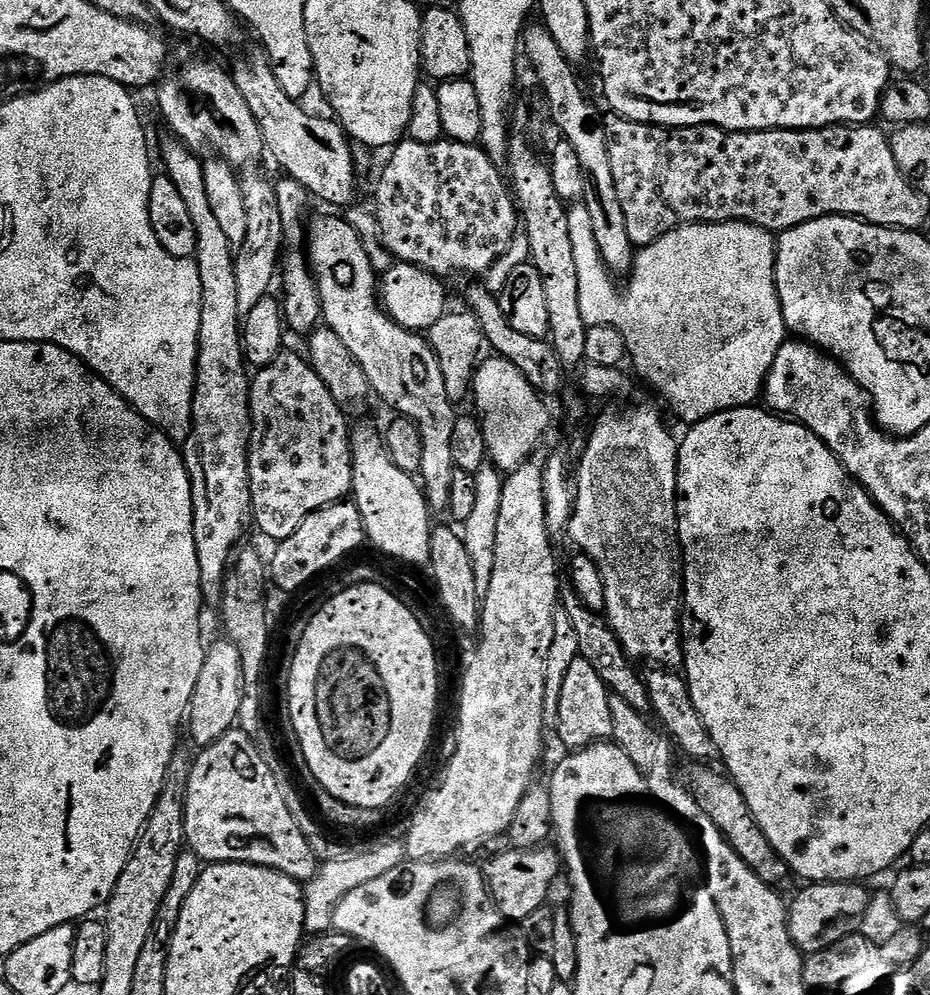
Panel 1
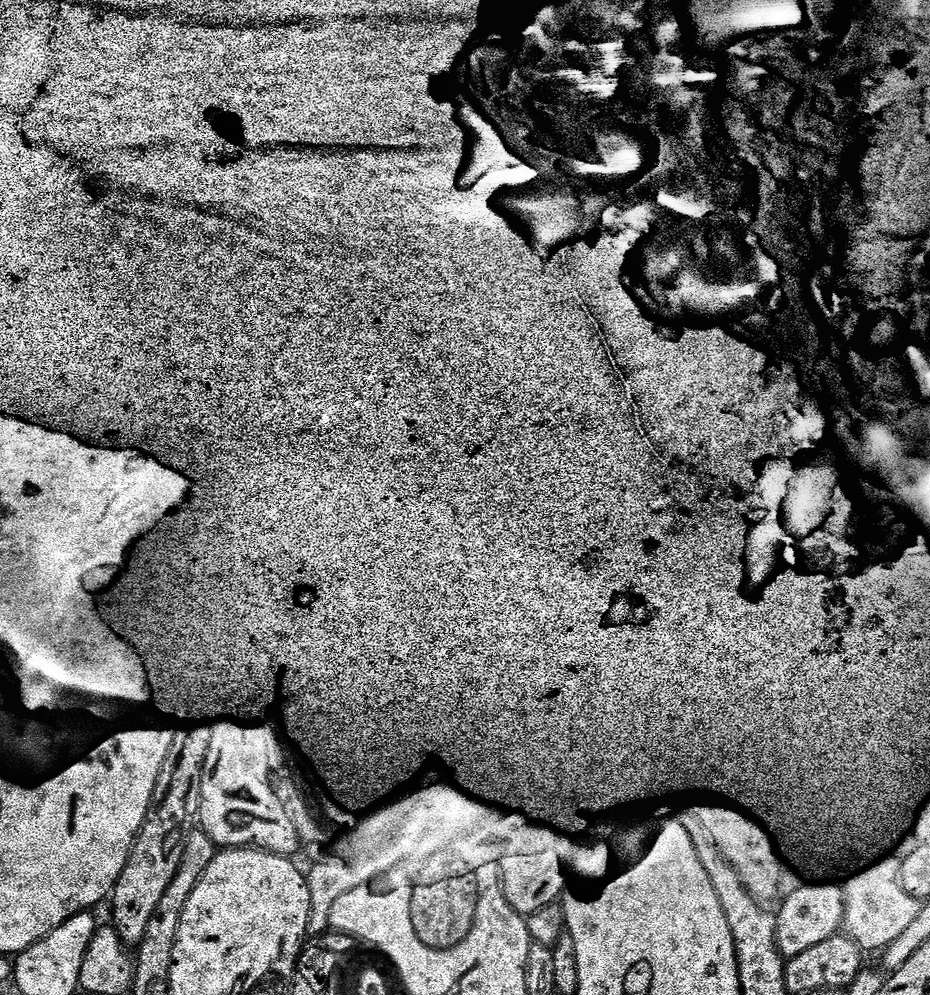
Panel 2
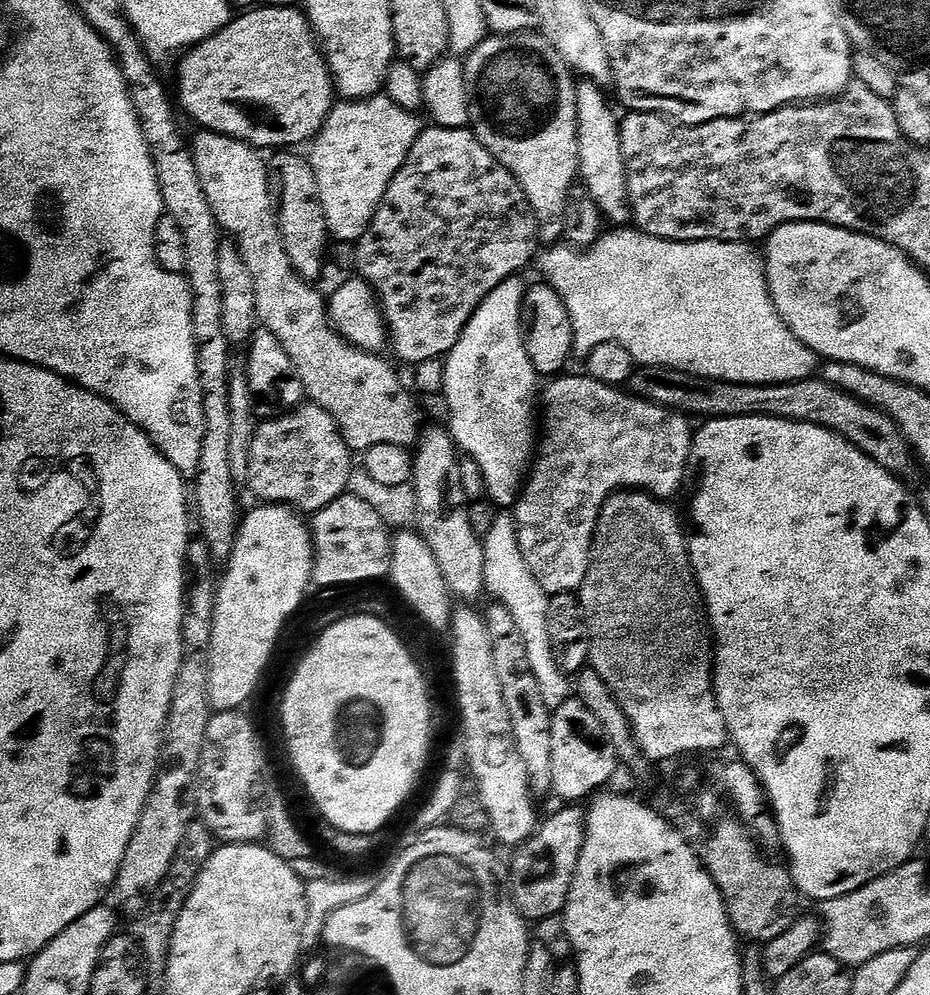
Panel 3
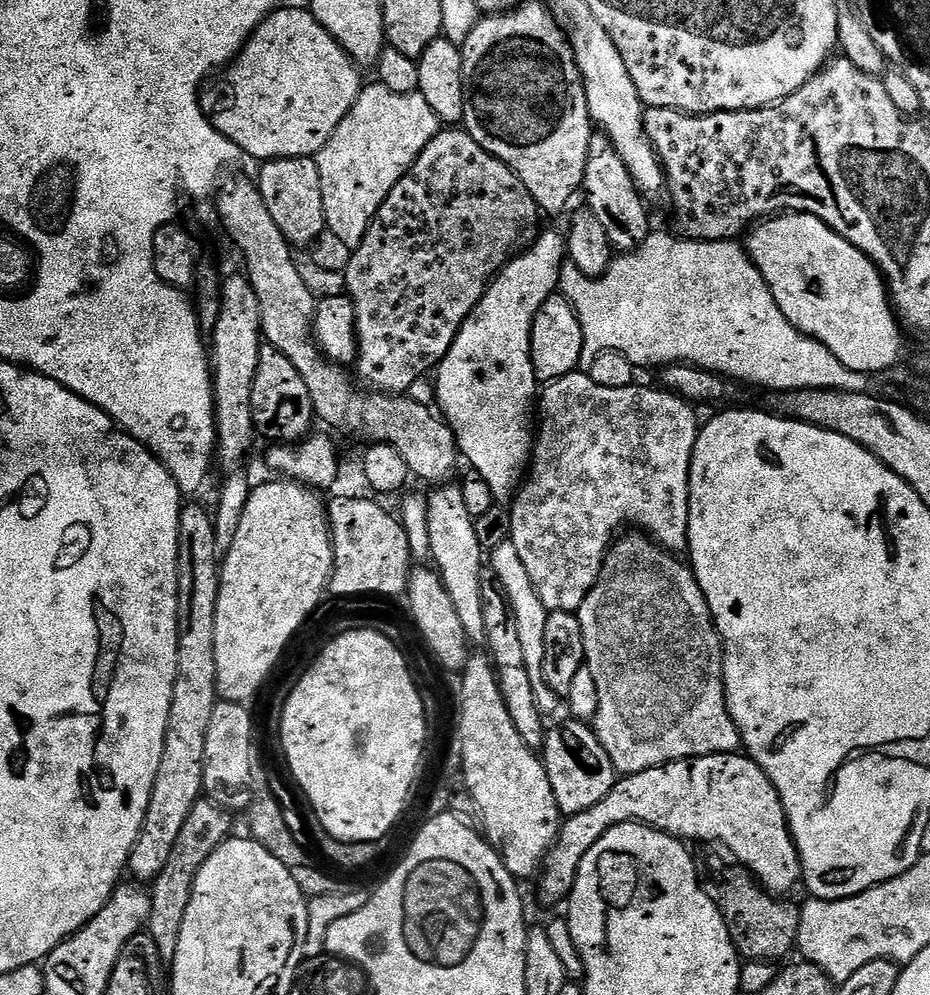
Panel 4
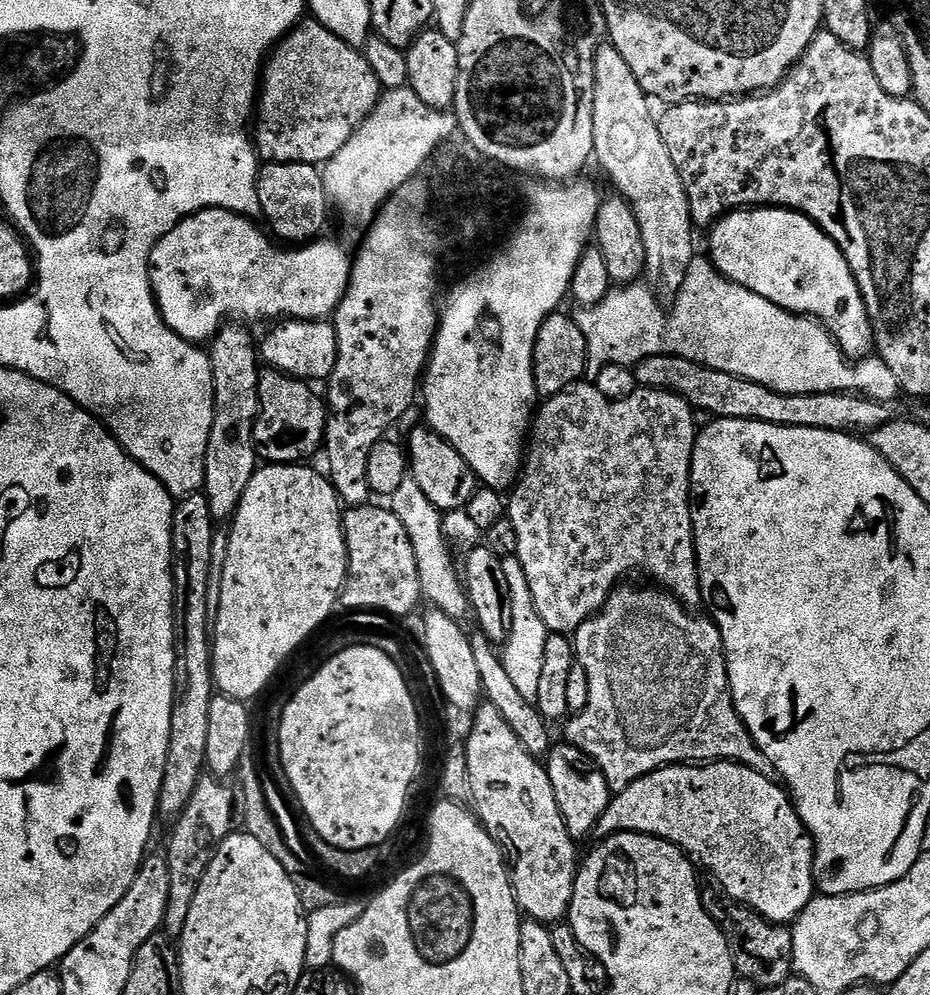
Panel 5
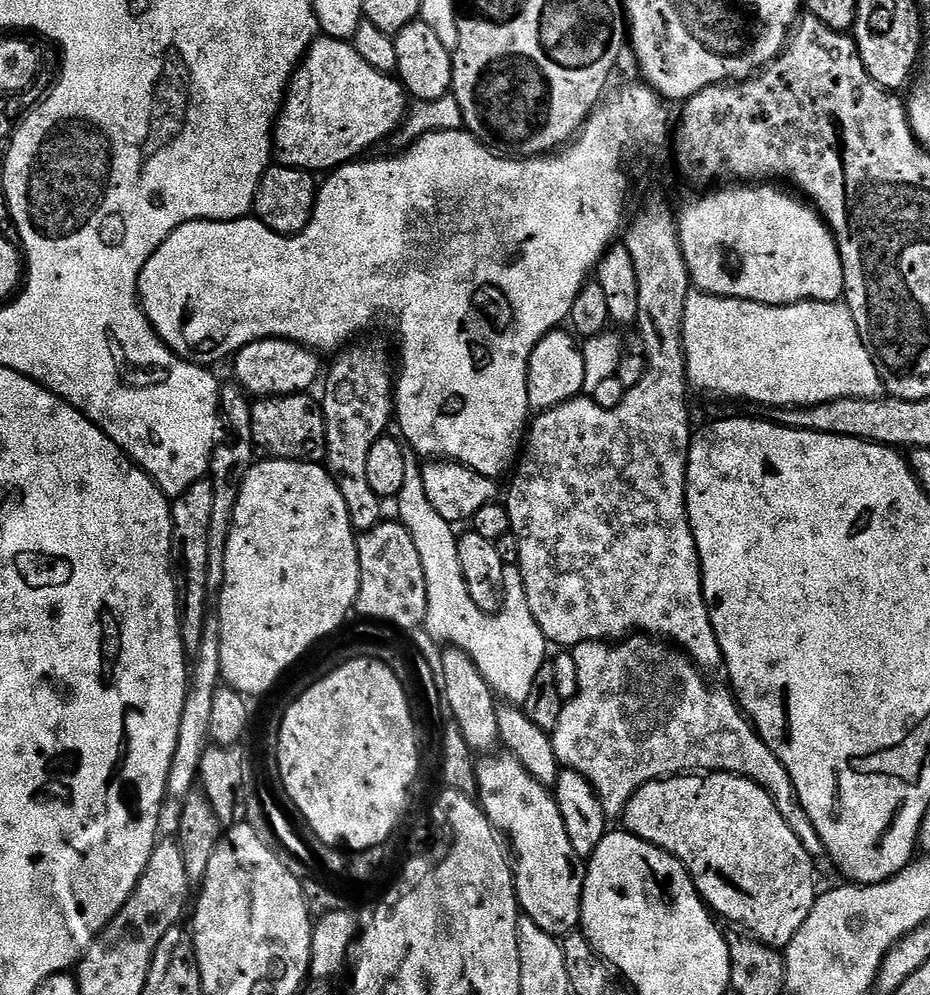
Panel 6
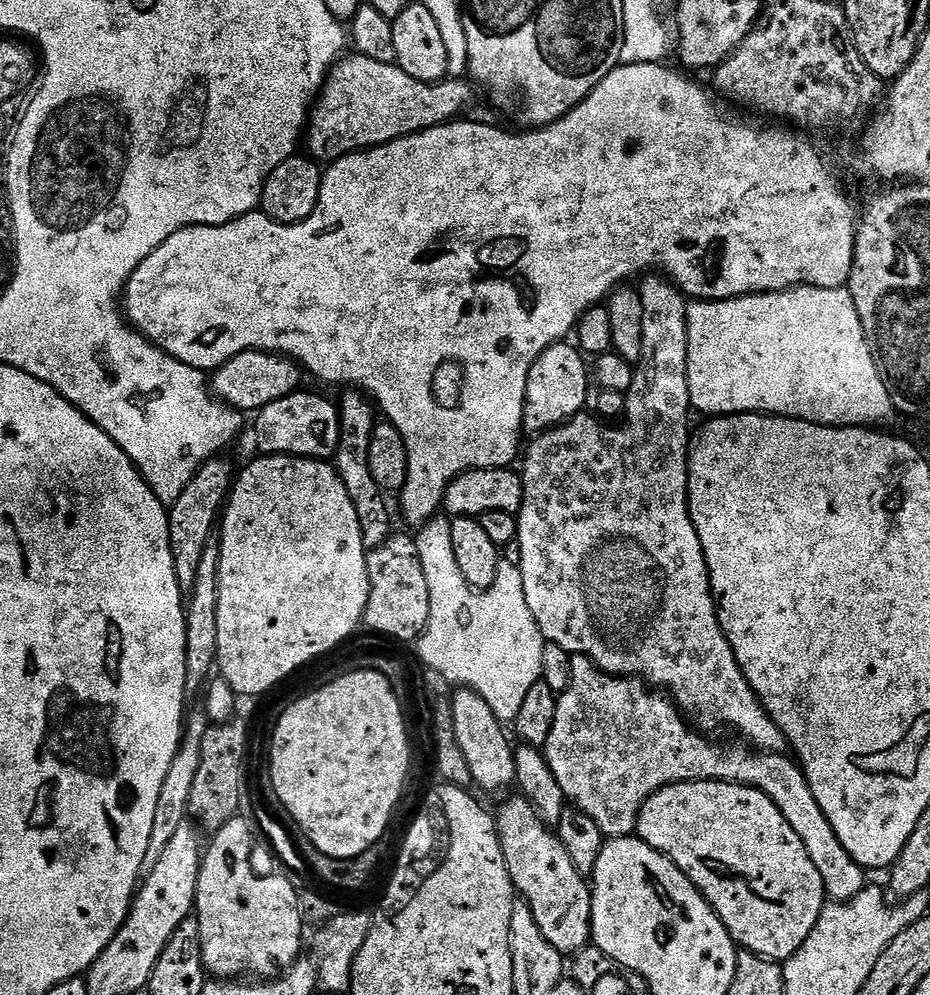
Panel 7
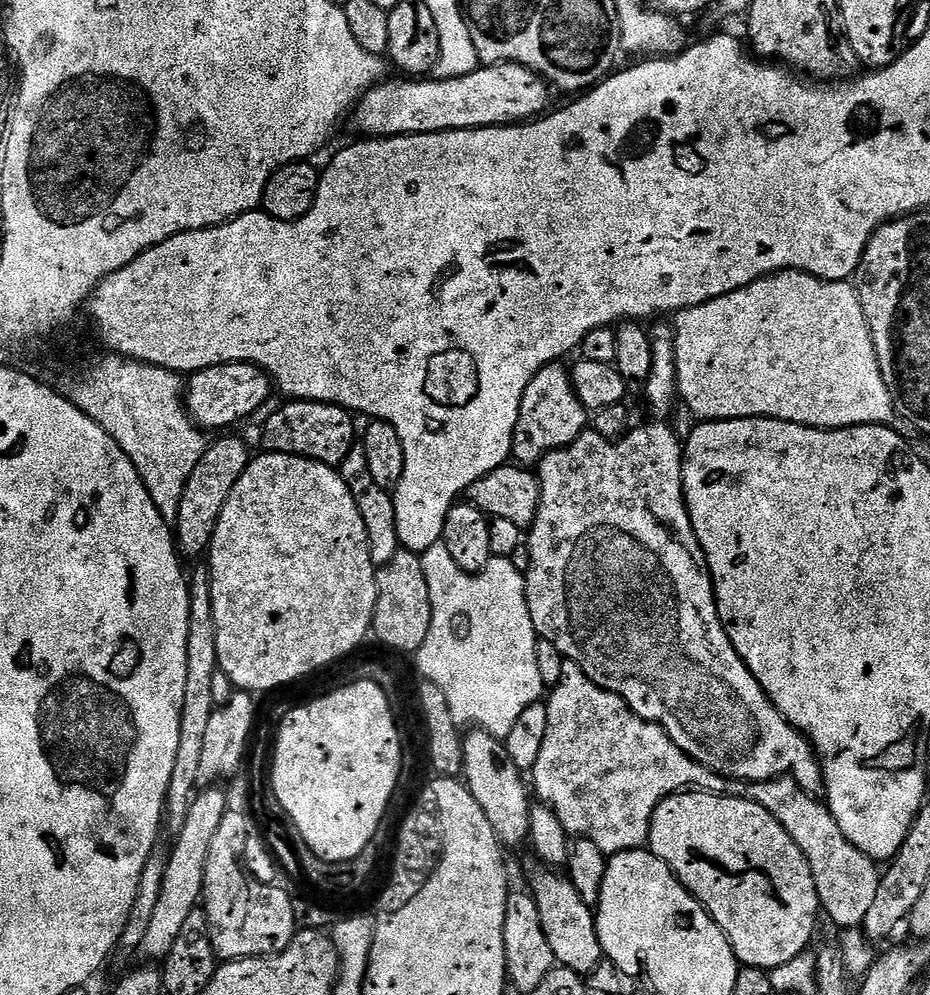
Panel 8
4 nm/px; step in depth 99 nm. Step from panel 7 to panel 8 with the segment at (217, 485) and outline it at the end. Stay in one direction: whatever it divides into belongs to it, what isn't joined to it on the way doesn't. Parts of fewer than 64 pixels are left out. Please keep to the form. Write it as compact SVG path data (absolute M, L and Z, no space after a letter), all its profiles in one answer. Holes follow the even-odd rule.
M232 434L221 435L224 436L221 440L213 439L209 443L198 466L194 466L194 474L190 474L190 482L186 482L178 518L174 522L174 539L179 551L185 557L186 555L203 557L212 547L214 530L218 526L222 506L226 506L226 498L230 498L230 490L238 486L238 478L242 478L248 465L250 453L247 446L238 437L228 435Z

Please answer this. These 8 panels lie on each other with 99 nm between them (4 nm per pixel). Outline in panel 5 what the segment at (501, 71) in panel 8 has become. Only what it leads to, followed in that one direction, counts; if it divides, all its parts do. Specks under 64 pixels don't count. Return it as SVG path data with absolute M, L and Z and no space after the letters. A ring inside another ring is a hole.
M315 18L301 19L300 23L272 49L263 69L262 83L258 93L258 103L254 109L254 143L259 159L273 164L314 164L323 166L334 158L336 152L350 141L351 135L362 126L365 118L375 110L382 95L378 78L374 78L374 70L370 70L370 62L366 62L363 51L351 48L342 38L338 38L326 26L322 26Z

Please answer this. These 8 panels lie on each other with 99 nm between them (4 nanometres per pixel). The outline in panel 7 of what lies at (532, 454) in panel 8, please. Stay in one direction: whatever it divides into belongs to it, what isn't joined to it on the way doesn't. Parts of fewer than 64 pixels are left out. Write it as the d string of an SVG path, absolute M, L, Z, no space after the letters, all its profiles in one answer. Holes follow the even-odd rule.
M572 342L552 344L540 355L538 362L530 366L530 378L526 378L523 431L535 438L581 415L587 409L584 407L590 404L588 380L590 384L590 364L579 347Z

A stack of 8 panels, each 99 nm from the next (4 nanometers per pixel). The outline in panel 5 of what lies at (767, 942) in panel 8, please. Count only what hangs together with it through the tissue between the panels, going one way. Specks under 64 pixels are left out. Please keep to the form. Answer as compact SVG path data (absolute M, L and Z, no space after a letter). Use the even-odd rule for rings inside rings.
M731 760L708 762L703 766L670 764L630 782L626 790L615 793L594 832L600 838L618 832L641 832L643 836L665 840L698 864L700 860L699 867L704 867L720 883L721 890L736 900L732 902L753 908L770 922L788 926L806 910L817 891L812 869L816 854L812 837L800 821L791 796L779 783L772 783L776 782Z

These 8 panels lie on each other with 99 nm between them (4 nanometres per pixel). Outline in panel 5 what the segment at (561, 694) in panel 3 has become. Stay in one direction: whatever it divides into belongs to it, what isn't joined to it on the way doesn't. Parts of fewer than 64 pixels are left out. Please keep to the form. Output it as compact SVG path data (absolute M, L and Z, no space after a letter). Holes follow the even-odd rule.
M505 555L502 562L506 579L510 582L512 613L514 614L512 629L508 632L508 639L502 644L502 659L506 666L506 674L510 674L510 679L513 680L514 686L518 686L522 698L534 702L538 698L542 658L546 651L546 638L550 633L534 606L534 598L530 594L529 582L526 580L526 570L522 570L522 562L515 555Z

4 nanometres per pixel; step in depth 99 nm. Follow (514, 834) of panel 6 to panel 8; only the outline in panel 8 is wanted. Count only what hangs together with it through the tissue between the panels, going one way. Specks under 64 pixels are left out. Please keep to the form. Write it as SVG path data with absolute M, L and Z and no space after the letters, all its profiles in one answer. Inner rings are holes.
M538 866L532 872L527 887L536 900L538 914L542 914L542 930L550 950L554 950L557 965L581 974L591 974L605 959L604 951L596 929L596 913L593 905L587 904L574 888L567 875L547 866Z

